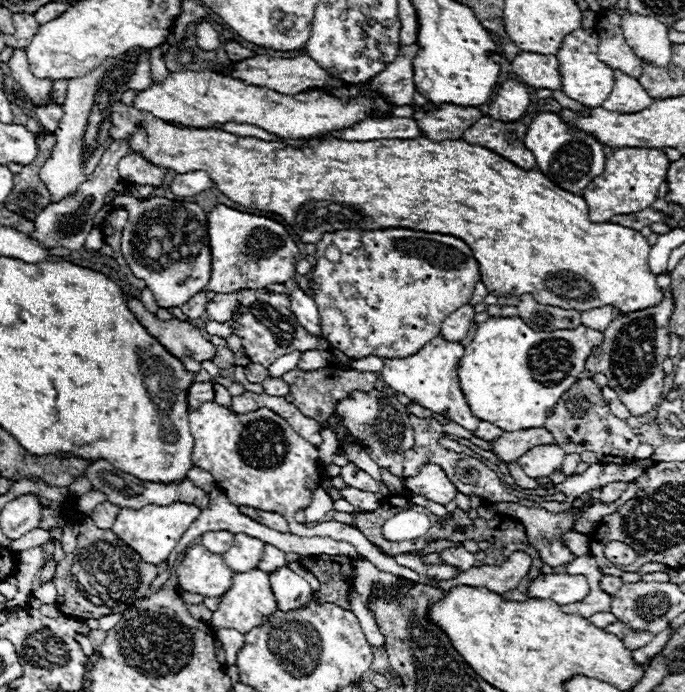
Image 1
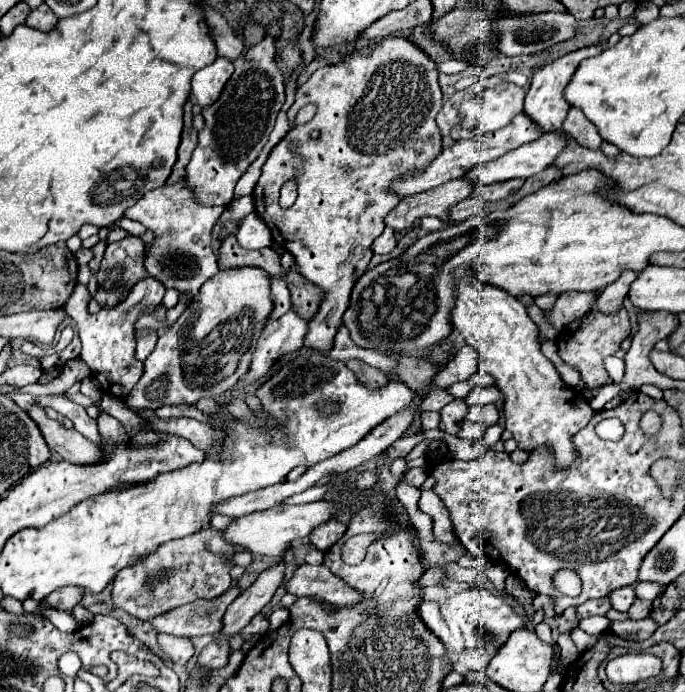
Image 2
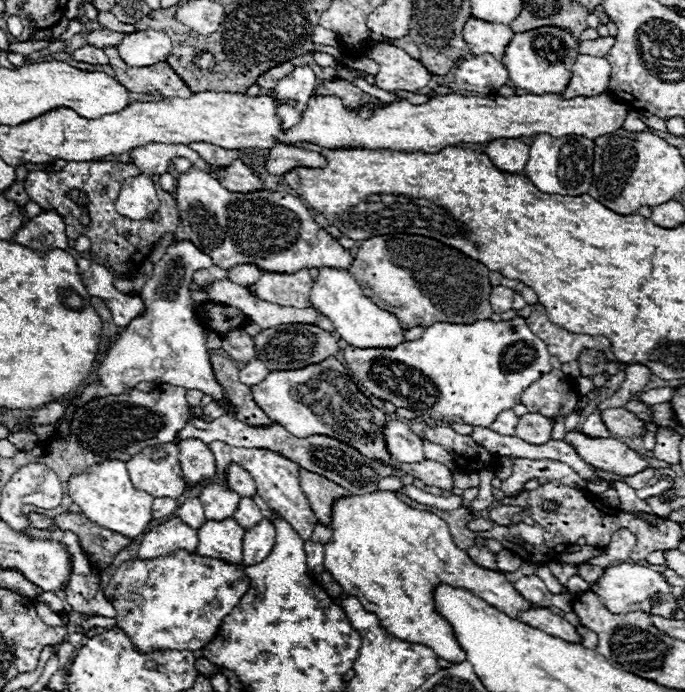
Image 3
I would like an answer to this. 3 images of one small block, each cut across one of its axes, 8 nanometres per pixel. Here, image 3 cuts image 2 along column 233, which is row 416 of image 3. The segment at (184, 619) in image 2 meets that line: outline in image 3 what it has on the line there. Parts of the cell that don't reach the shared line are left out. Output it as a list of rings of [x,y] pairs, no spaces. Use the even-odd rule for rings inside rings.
[[[596,410],[594,414],[586,416],[582,426],[580,426],[580,432],[588,434],[588,436],[596,436],[596,438],[608,438],[612,436],[610,430],[606,428],[606,424],[602,422],[602,416],[600,416],[600,410]]]

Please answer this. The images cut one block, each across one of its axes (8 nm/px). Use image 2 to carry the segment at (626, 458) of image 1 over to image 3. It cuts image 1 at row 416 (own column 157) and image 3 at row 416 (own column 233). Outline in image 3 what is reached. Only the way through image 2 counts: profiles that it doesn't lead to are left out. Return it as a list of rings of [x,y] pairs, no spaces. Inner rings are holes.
[[[552,370],[548,376],[536,380],[536,384],[528,386],[522,396],[522,404],[528,412],[538,412],[546,418],[568,416],[578,410],[582,396],[576,390],[576,382],[572,376],[562,370]]]

